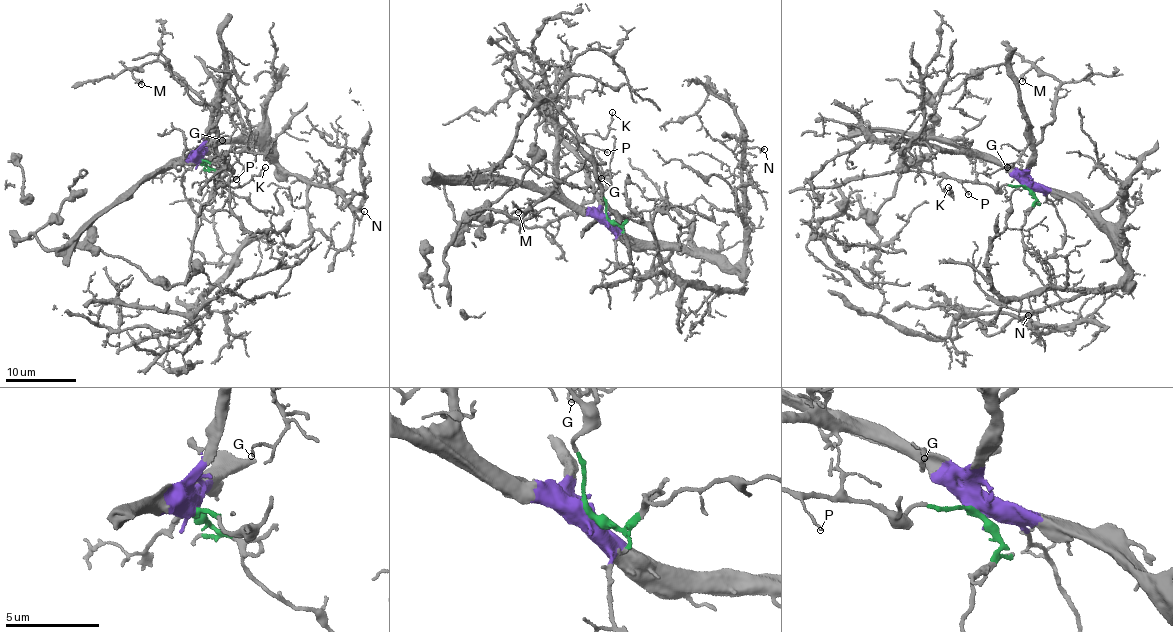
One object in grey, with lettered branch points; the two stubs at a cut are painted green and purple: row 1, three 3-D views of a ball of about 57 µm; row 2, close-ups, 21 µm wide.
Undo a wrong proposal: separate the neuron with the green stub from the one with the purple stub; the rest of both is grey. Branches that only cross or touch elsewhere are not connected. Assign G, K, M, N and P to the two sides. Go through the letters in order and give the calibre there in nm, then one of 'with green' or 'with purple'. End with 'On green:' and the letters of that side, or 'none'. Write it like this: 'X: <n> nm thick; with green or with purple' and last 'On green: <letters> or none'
G: 70 nm thick; with purple
K: 100 nm thick; with green
M: 140 nm thick; with purple
N: 130 nm thick; with purple
P: 130 nm thick; with green
On green: K, P

